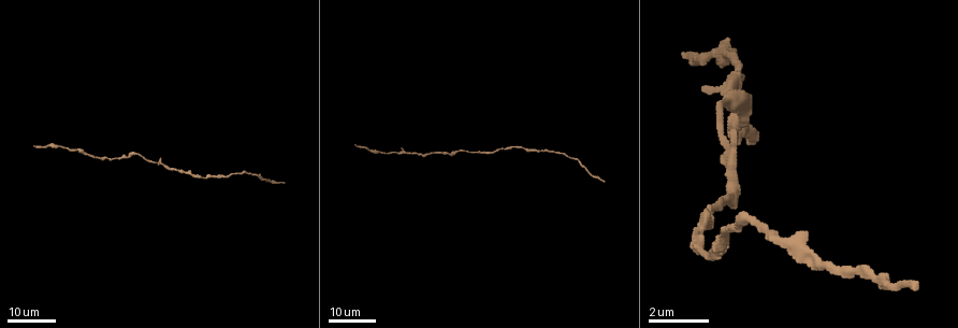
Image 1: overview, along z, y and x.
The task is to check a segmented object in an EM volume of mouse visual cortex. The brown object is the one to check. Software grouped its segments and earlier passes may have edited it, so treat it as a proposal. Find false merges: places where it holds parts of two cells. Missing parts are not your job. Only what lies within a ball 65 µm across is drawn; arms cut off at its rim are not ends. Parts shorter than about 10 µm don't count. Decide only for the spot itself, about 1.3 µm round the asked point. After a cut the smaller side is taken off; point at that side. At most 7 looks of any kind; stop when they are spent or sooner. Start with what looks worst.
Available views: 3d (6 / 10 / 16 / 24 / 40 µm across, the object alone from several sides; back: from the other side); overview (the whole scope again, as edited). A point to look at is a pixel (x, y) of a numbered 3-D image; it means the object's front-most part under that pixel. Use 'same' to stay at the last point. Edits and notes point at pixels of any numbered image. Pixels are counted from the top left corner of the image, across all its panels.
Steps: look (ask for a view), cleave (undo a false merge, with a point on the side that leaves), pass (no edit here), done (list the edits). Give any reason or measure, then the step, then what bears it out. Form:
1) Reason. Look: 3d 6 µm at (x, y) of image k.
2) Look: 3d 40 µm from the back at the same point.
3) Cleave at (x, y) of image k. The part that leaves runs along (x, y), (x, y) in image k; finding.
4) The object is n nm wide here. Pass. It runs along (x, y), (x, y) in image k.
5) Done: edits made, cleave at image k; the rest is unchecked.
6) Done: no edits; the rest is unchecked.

Side arm on a straight run. Look: 3d 16 µm at (163, 164) of image 1.

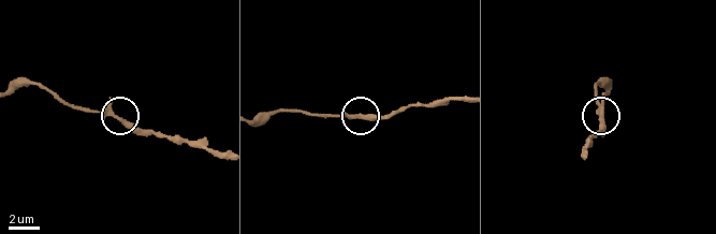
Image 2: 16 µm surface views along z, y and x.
Zoom in. Look: 3d 10 µm at (114, 117) of image 2.

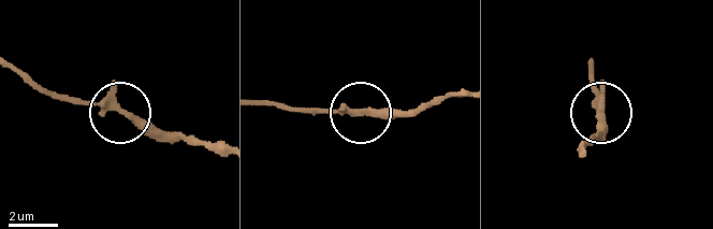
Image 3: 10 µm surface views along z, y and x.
3 arms meet here. Pass. Continuous, no second cell.

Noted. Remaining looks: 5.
Calibre changes. Look: 3d 24 µm at (774, 236) of image 1.

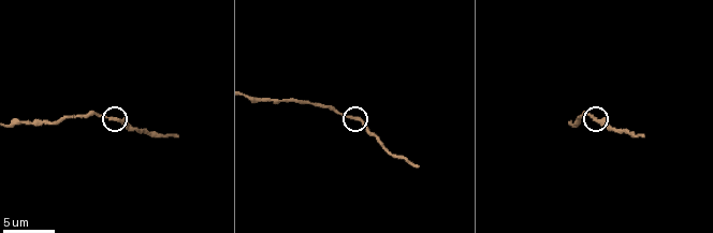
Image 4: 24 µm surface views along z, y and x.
Look: 3d 6 µm at (596, 118) of image 4.

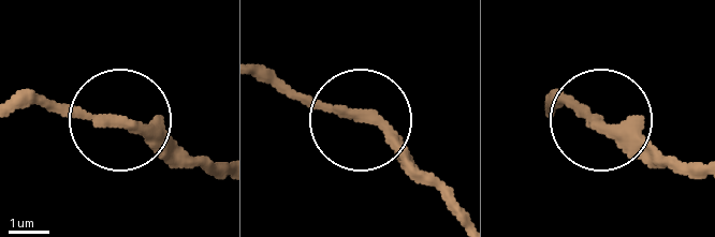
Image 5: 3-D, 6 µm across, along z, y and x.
The object is 250 nm wide here. Pass. It runs along (260, 65), (383, 134), (462, 212) in image 5; continuous, no second cell.

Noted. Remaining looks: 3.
Thick turns thin. Look: 3d 16 µm at (459, 150) of image 1.

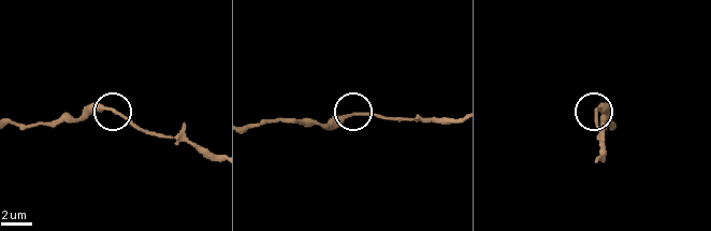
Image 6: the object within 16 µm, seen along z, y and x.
Look: 3d 10 µm at (351, 115) of image 6.

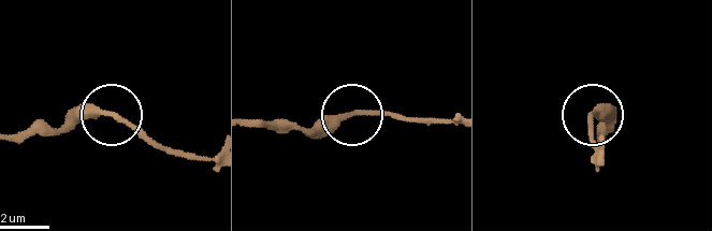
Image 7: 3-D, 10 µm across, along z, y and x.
The object is 210 nm wide here. Pass. One cell here.

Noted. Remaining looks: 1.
Thin neck. Look: 3d 10 µm at (572, 126) of image 4.

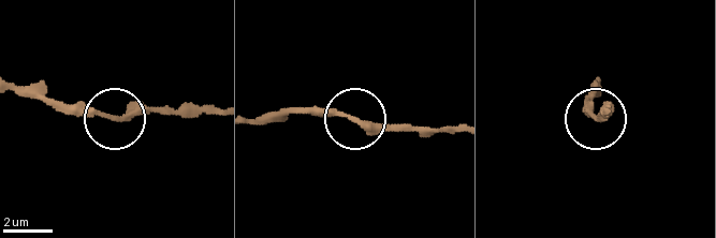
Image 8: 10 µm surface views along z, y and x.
Pass. It runs along (14, 88), (33, 88), (113, 116), (191, 113) in image 8; continuous, no second cell.

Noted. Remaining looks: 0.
Done: no edits; the rest is unchecked.

